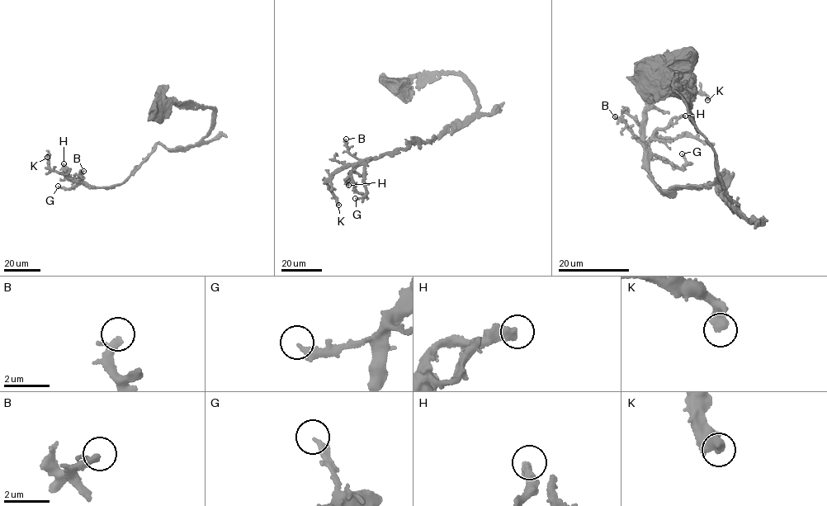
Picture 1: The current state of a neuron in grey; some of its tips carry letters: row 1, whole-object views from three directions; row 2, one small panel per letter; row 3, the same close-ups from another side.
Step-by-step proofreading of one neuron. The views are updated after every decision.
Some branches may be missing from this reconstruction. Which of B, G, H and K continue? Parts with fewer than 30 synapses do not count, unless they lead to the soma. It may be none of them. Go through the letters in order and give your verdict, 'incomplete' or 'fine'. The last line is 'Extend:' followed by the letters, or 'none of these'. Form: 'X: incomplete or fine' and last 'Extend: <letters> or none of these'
B: fine
G: fine
H: fine
K: incomplete
Extend: K

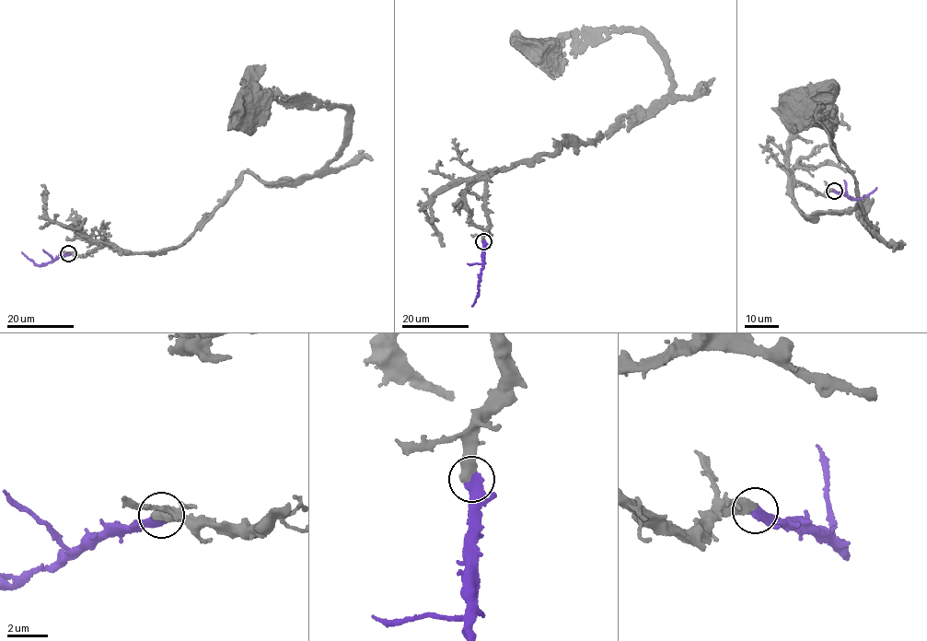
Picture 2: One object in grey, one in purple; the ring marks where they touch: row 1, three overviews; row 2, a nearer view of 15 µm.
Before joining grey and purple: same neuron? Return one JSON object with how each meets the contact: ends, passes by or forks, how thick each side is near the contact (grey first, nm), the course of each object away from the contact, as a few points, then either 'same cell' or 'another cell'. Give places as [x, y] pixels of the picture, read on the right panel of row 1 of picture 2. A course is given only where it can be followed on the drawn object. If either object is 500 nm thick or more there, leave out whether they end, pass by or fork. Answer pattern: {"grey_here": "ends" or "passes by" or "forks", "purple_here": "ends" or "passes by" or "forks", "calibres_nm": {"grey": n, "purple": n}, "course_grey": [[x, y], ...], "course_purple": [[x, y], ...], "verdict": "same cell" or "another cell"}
{"calibres_nm": {"grey": 550, "purple": 440}, "course_grey": [[834, 191], [796, 182], [793, 197], [813, 222], [866, 198], [859, 218], [875, 235], [816, 121], [823, 91]], "course_purple": [[834, 191], [855, 199], [873, 192], [876, 188]], "verdict": "same cell"}

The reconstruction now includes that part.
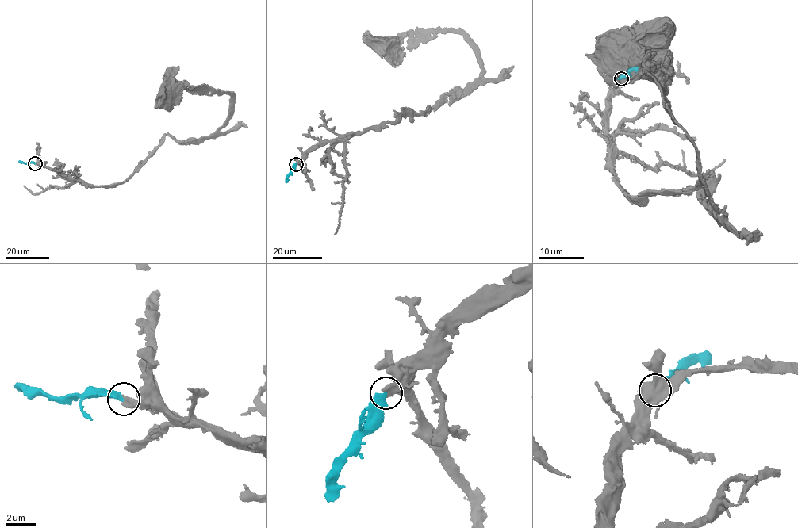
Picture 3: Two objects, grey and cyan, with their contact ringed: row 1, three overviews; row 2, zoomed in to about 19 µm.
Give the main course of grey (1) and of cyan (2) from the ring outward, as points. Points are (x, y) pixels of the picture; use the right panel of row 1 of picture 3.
1: (620, 78), (607, 134), (620, 186), (640, 205), (711, 174), (702, 200), (723, 222), (646, 71), (654, 32)
2: (620, 78), (628, 71), (638, 68)

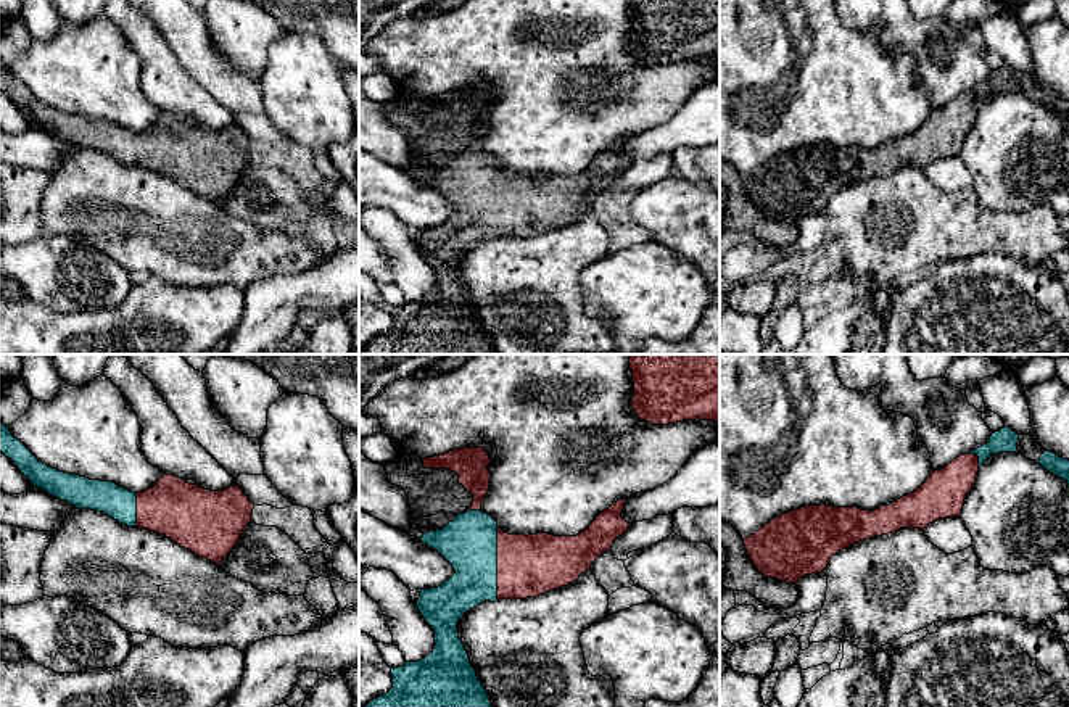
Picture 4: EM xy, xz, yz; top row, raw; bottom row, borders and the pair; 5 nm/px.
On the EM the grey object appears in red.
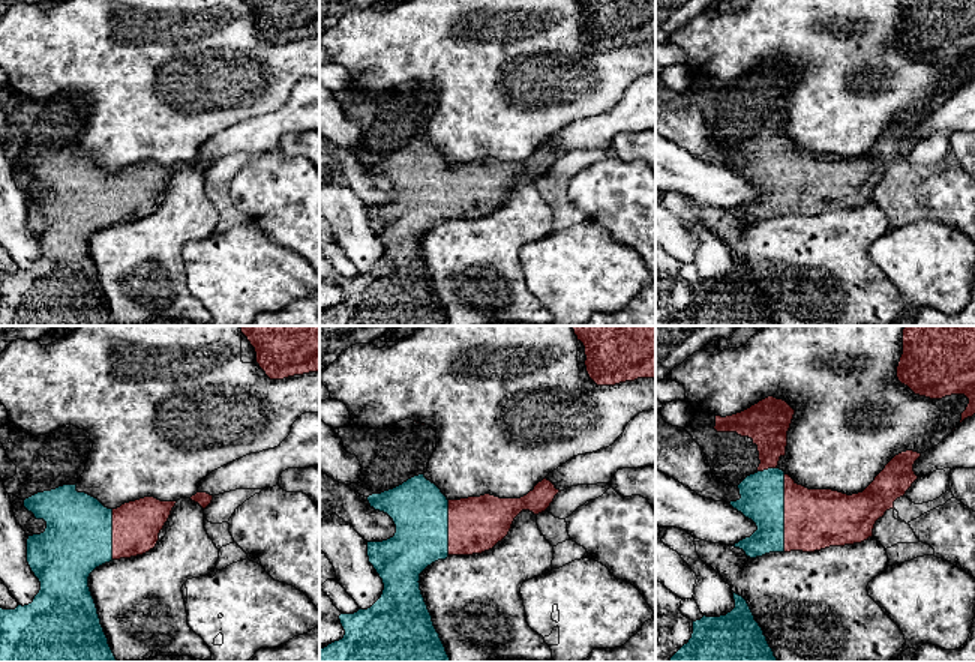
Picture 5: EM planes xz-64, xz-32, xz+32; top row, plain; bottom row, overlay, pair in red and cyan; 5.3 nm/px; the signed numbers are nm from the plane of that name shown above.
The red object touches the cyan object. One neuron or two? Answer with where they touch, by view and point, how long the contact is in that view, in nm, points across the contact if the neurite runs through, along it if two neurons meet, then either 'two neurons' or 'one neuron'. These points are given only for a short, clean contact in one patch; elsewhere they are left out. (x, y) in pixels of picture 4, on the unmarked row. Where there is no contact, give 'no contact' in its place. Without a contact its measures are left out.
meets red in xz at (498, 202); contact 360 nm long; one neuron

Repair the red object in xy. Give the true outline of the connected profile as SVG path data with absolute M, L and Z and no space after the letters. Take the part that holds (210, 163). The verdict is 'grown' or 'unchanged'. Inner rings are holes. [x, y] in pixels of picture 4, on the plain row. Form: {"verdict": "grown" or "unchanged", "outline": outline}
{"verdict": "grown", "outline": "M3 63L0 92L11 98L34 126L48 134L77 148L103 151L122 164L164 174L217 205L240 180L254 148L237 124L209 130L164 114L153 127L132 132L113 121L60 111L40 101Z"}

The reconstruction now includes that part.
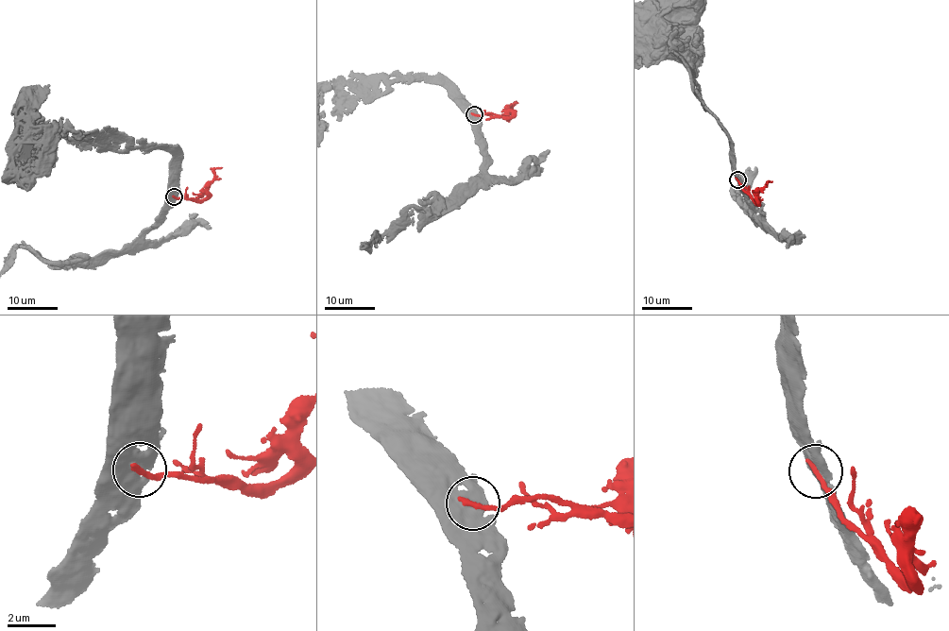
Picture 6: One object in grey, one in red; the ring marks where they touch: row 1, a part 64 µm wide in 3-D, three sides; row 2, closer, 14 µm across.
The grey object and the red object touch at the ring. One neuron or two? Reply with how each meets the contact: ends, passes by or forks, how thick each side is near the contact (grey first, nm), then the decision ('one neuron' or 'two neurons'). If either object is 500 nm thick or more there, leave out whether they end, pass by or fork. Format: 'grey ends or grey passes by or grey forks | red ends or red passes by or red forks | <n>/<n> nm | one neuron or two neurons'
500/240 nm | two neurons

